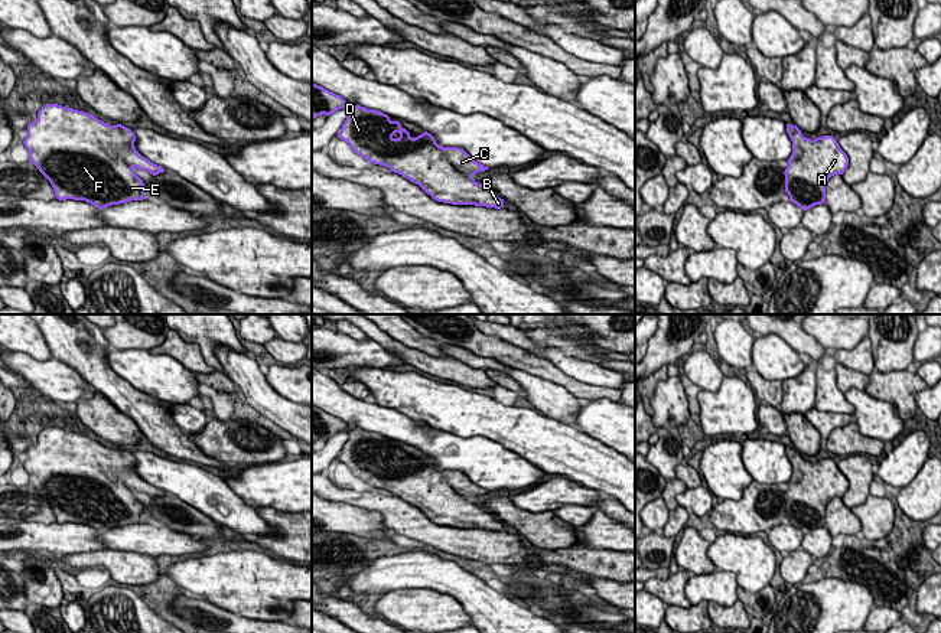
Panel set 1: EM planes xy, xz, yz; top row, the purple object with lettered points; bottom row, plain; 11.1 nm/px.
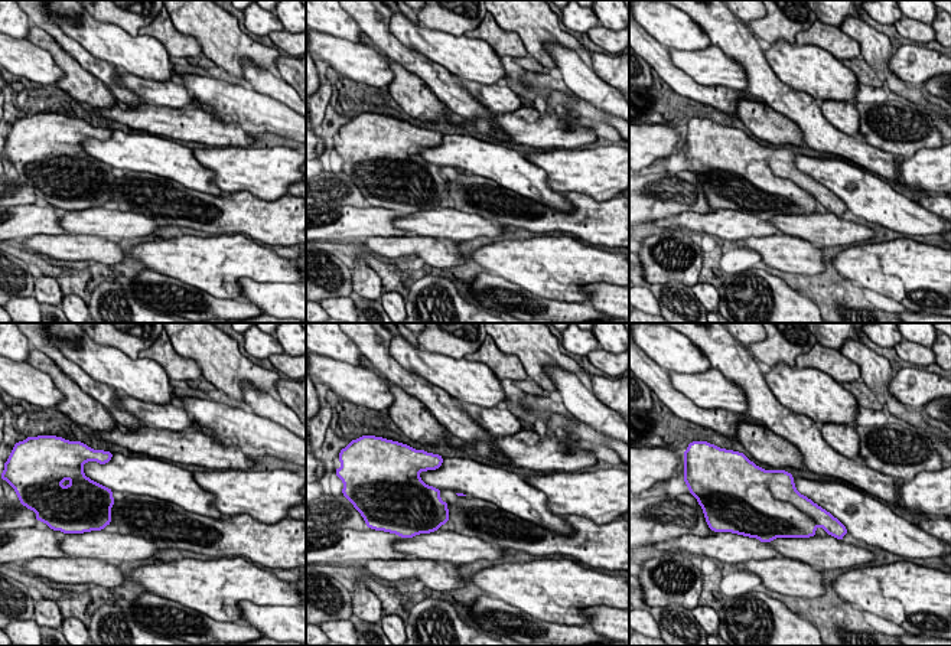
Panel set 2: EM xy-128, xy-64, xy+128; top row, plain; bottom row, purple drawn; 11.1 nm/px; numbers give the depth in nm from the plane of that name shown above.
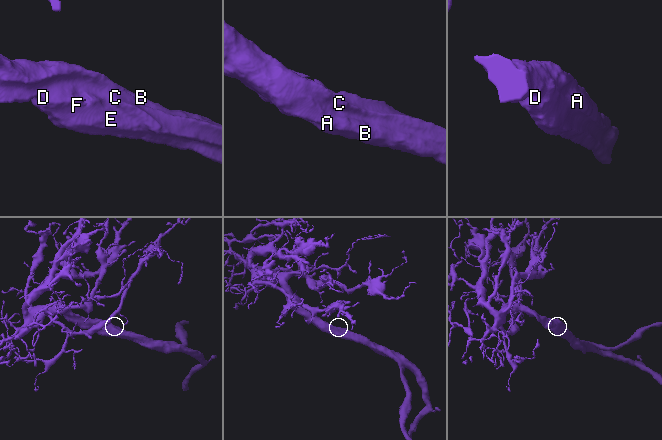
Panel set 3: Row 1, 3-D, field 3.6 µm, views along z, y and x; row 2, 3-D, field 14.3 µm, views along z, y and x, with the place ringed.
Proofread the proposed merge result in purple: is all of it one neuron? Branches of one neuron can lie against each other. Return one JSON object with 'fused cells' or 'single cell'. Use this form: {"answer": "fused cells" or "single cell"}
{"answer": "single cell"}

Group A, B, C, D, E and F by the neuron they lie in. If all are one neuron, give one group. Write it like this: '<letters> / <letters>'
A B C D E F

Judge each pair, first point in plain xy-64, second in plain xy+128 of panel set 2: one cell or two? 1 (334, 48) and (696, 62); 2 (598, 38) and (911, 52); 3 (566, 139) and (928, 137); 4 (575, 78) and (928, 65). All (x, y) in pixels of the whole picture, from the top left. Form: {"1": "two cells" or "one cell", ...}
{"1": "one cell", "2": "two cells", "3": "one cell", "4": "two cells"}

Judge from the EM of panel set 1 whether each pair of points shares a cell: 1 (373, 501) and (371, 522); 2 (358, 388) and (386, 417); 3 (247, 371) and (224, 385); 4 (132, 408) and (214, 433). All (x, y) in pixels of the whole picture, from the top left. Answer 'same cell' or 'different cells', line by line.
1: different cells
2: different cells
3: different cells
4: different cells

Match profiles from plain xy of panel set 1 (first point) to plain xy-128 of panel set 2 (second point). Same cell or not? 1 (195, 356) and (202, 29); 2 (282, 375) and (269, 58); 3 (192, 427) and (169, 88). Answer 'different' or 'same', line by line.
1: different
2: different
3: same

